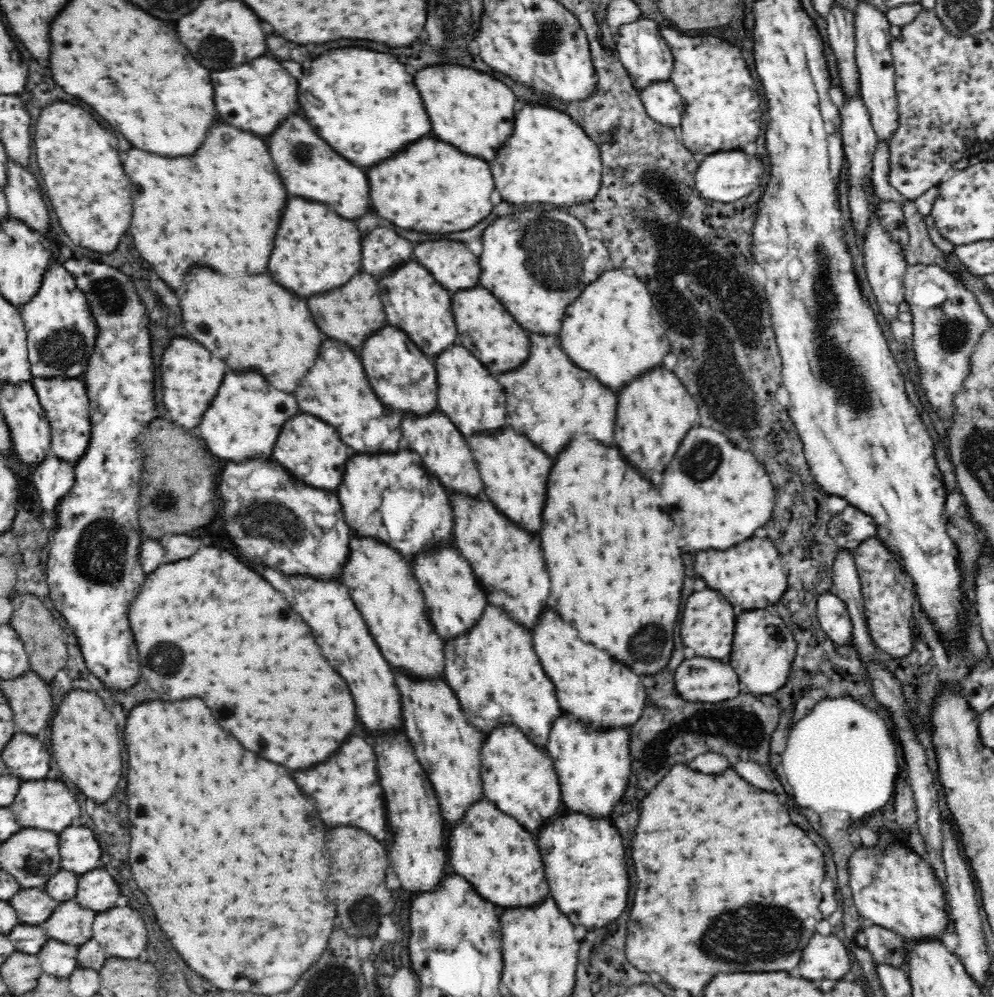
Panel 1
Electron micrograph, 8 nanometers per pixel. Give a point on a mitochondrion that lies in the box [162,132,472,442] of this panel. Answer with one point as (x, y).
(301, 152)

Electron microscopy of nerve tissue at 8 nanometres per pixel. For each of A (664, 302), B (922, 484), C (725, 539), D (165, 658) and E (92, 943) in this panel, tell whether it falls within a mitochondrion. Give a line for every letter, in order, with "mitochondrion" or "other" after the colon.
A: other
B: other
C: other
D: mitochondrion
E: other

